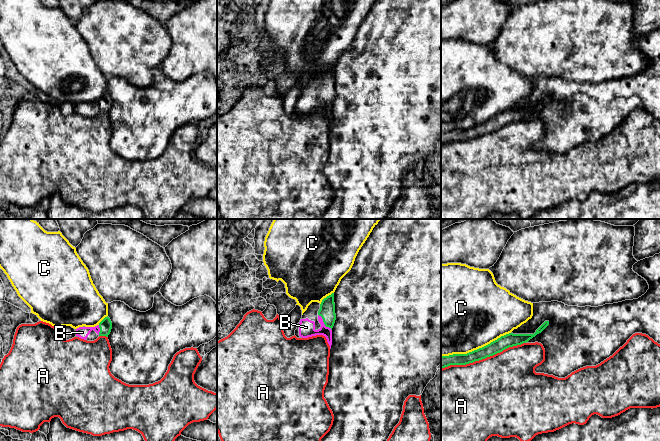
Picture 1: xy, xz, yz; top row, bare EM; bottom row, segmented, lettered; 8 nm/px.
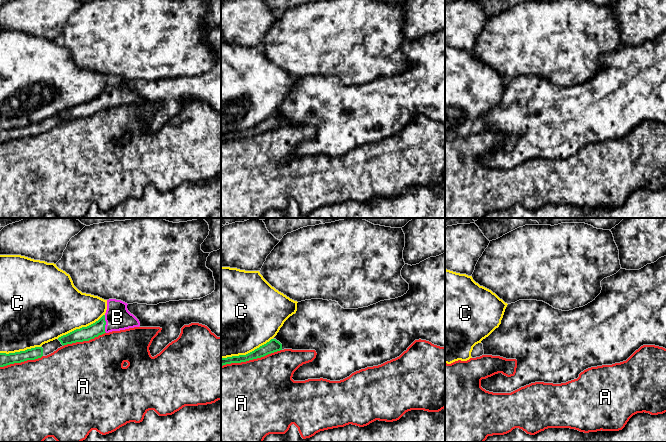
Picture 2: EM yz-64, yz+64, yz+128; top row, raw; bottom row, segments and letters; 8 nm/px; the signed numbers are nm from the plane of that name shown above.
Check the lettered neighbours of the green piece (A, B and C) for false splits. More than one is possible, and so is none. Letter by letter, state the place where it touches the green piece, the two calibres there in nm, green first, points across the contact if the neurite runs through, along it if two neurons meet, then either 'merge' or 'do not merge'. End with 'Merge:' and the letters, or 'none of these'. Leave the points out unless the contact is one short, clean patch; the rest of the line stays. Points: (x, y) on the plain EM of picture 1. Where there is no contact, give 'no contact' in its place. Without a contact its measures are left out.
A: yz (483, 134) | 110/500 nm | do not merge
B: xz (324, 99) | 130/130 nm | across xz (327, 83), (324, 99), (319, 107), (306, 103) | merge
C: yz (475, 126) | 110/500 nm | do not merge
Merge: B

